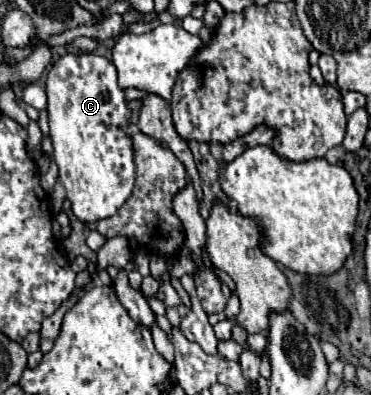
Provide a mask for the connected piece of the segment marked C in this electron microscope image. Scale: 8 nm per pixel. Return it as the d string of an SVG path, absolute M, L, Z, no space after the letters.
M67 53L53 65L45 89L53 155L75 217L85 225L113 217L129 199L135 183L133 149L127 133L129 107L117 85L113 63L93 53Z

